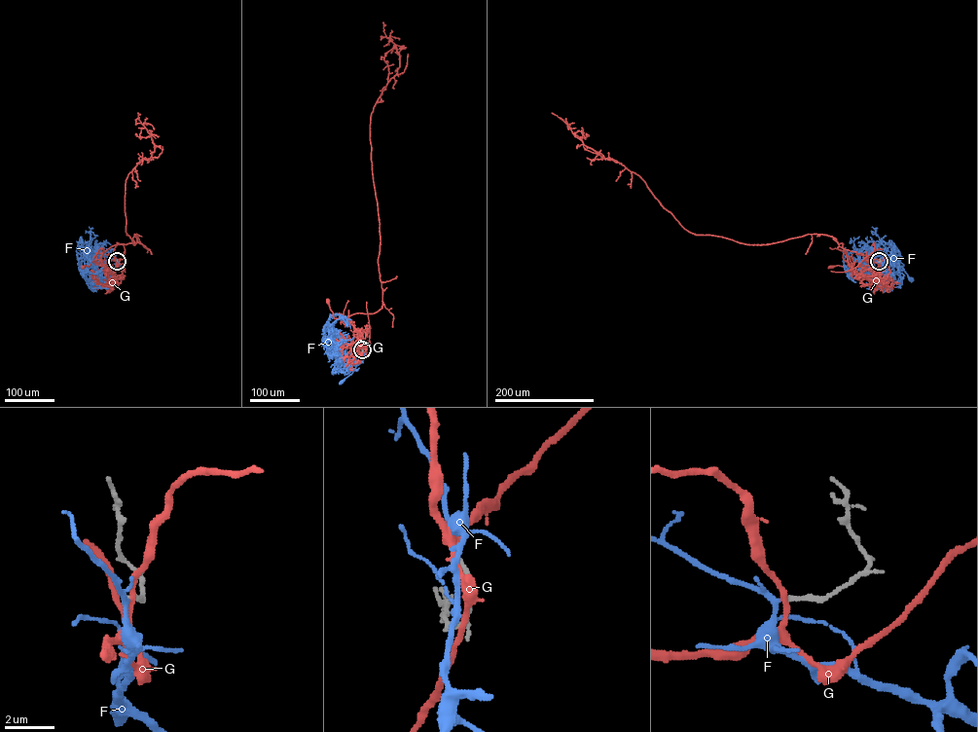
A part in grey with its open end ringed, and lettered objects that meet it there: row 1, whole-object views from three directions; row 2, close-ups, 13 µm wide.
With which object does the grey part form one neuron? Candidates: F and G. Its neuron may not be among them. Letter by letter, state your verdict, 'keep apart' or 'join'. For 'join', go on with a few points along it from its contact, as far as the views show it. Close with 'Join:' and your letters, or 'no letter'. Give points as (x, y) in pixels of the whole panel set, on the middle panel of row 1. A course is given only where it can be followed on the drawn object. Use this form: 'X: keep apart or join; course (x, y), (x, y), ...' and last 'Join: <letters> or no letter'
F: join; course (362, 349), (362, 356), (347, 364), (340, 362), (340, 353), (346, 355), (355, 367), (342, 382)
G: keep apart
Join: F

